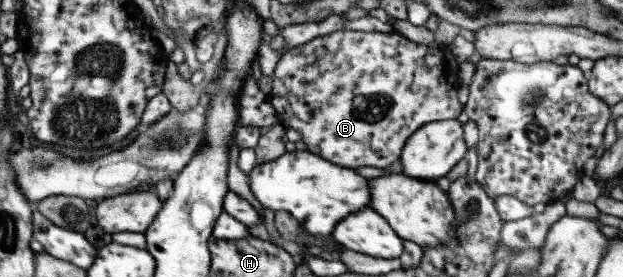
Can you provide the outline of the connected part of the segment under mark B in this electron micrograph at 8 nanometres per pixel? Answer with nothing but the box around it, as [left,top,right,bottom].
[268,30,463,169]

